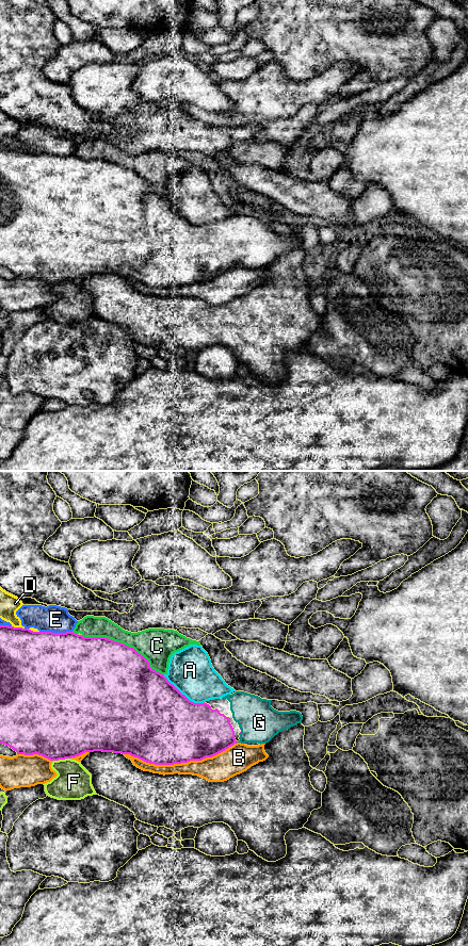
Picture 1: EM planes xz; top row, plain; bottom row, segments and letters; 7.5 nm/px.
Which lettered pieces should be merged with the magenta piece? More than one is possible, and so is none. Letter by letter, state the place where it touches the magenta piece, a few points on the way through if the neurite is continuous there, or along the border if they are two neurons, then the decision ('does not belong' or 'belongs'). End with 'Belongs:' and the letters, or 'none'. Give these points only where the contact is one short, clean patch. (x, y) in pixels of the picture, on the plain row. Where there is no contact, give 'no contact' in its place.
A: xz (183, 217) | does not belong
B: xz (180, 286) | does not belong
C: xz (123, 166) | does not belong
D: xz (18, 150) | does not belong
E: xz (55, 156) | does not belong
F: xz (62, 281) | does not belong
G: no contact | belongs
Belongs: G

